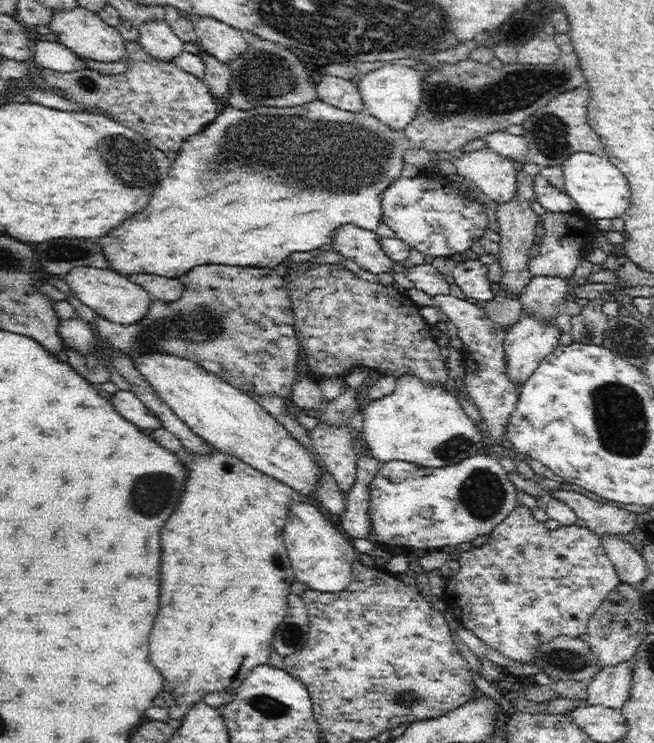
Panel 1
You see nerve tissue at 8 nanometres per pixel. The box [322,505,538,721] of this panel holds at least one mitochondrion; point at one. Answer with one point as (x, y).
(408, 698)

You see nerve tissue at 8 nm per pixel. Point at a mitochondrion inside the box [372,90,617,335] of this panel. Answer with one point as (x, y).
(550, 132)

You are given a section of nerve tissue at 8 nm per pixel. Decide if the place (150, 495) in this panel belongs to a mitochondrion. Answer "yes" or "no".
yes

